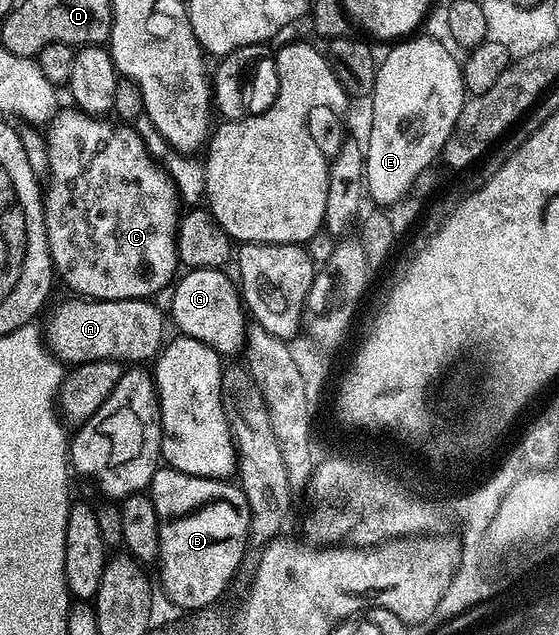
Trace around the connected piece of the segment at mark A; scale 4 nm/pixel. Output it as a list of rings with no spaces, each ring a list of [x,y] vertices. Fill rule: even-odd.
[[[74,297],[71,300],[71,303],[56,308],[50,315],[50,324],[44,327],[47,347],[63,364],[81,365],[110,359],[123,365],[146,365],[161,352],[167,342],[168,319],[163,308],[161,311],[157,307],[157,302],[148,299],[91,301],[85,297]]]

